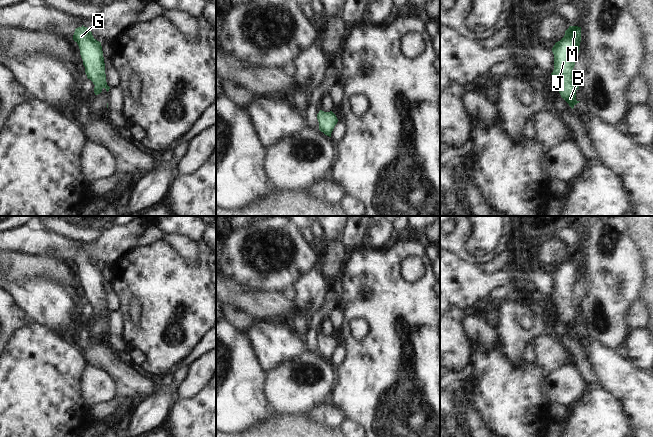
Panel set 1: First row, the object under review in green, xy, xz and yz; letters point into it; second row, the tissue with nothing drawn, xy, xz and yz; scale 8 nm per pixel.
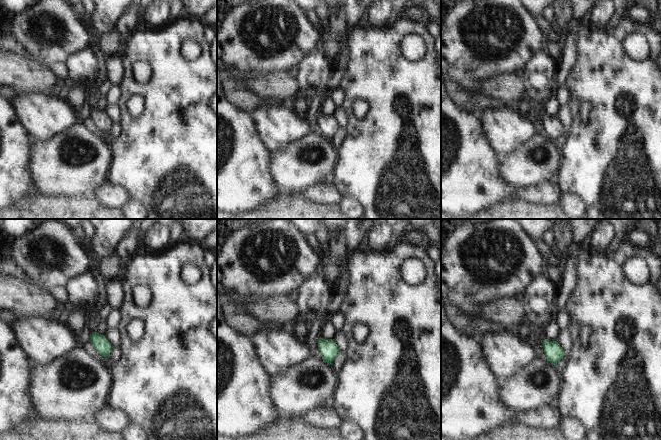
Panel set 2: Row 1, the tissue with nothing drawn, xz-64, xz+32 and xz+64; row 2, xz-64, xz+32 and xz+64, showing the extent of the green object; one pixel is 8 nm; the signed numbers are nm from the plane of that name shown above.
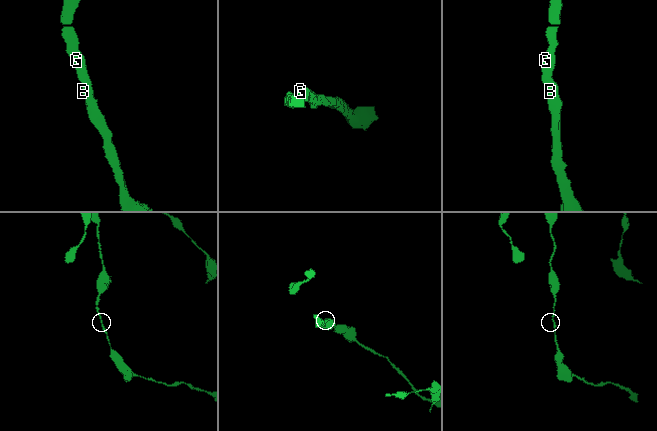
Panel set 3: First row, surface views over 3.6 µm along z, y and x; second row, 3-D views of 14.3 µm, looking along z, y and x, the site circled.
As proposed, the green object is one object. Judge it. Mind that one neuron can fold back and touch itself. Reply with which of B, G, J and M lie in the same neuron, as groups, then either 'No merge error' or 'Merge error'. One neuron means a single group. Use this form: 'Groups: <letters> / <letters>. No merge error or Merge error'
Groups: B G J M. No merge error

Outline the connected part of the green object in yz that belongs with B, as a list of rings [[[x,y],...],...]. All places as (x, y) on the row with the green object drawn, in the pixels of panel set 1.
[[[569,26],[564,37],[555,43],[552,48],[554,54],[553,76],[561,97],[573,109],[580,101],[576,100],[578,84],[572,81],[575,58],[579,53],[581,42],[581,27]]]

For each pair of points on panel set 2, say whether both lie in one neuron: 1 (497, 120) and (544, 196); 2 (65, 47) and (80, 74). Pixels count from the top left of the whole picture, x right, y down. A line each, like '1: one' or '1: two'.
1: two
2: two

